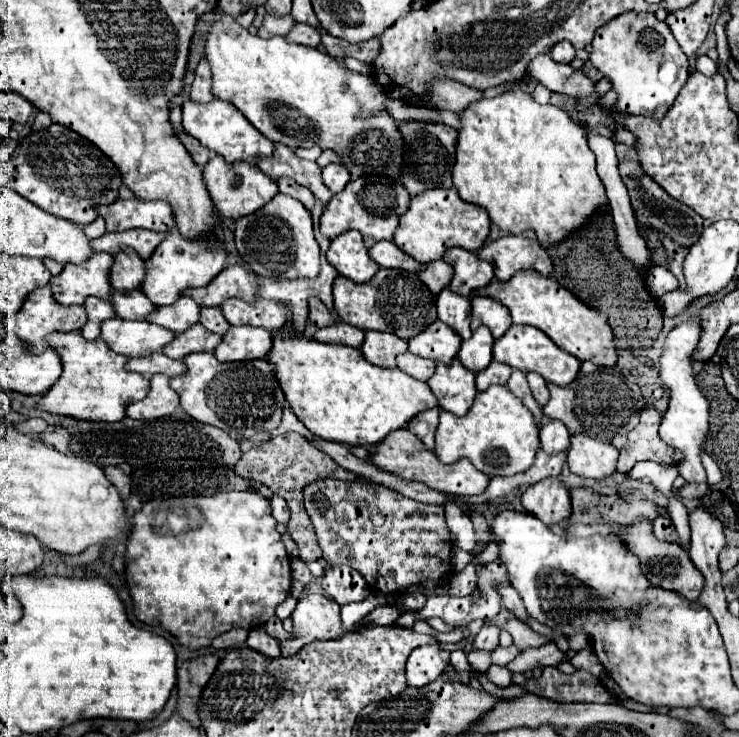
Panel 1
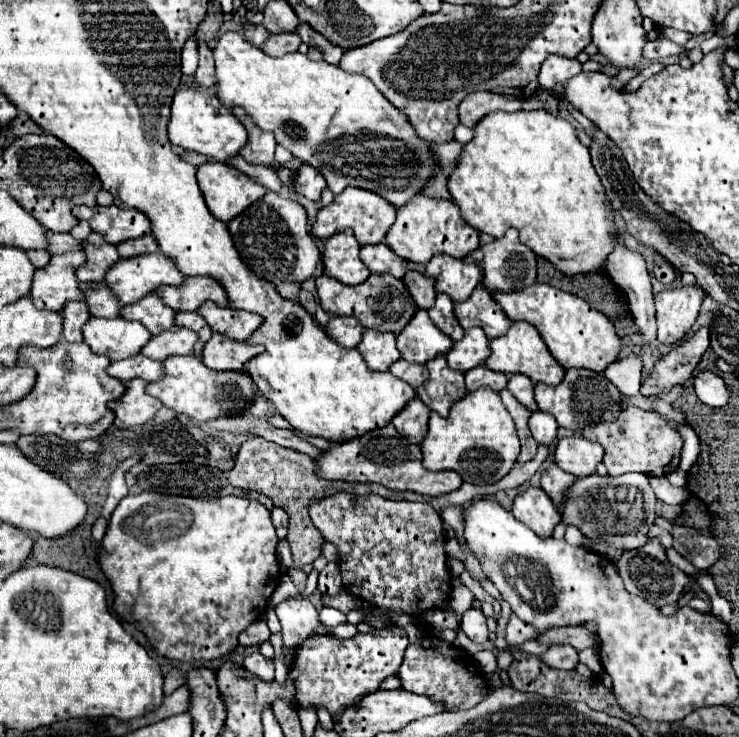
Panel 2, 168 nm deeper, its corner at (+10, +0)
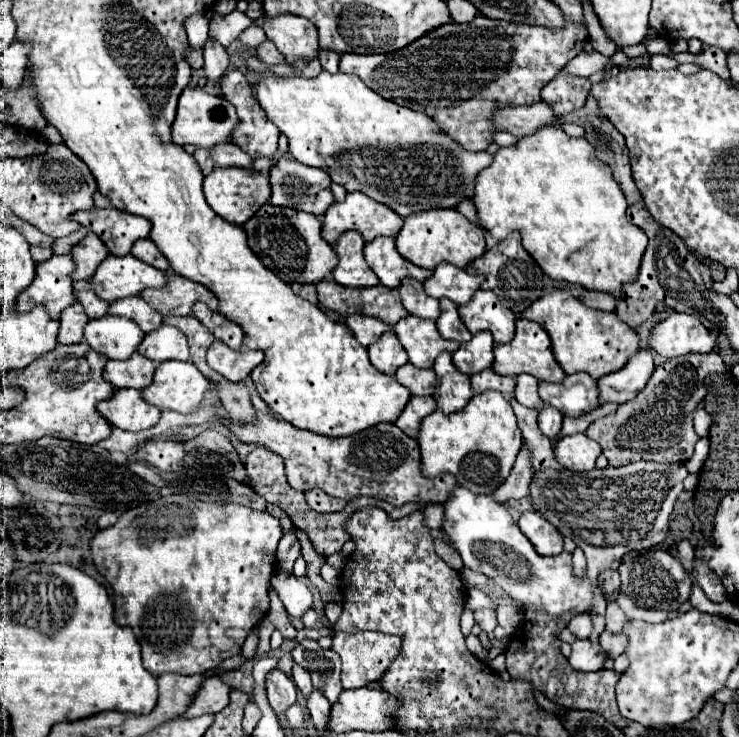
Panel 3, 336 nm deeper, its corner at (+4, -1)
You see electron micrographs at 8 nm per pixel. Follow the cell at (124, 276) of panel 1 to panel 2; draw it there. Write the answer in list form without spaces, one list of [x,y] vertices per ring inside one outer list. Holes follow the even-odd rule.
[[[91,233],[89,239],[83,243],[87,263],[77,269],[77,279],[79,281],[95,281],[101,283],[105,281],[107,271],[119,261],[117,247],[107,243],[101,235]]]

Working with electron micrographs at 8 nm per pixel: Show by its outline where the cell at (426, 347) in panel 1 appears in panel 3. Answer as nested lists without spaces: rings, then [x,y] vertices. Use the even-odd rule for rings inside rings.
[[[405,316],[393,326],[393,332],[409,354],[409,362],[419,368],[433,368],[441,352],[455,352],[459,348],[459,342],[439,336],[433,320],[421,320],[417,316]]]

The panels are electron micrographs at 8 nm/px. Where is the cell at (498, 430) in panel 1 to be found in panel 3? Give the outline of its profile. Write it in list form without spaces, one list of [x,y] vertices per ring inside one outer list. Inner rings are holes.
[[[493,390],[475,394],[461,412],[447,416],[441,410],[435,410],[433,414],[425,416],[417,442],[421,450],[423,476],[449,472],[455,476],[455,480],[459,480],[459,486],[487,496],[491,496],[497,486],[505,482],[523,444],[511,404],[501,392]]]

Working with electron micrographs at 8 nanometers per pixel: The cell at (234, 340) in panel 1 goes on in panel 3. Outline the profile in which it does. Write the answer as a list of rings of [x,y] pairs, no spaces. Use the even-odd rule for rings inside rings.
[[[215,340],[209,350],[207,350],[207,364],[223,374],[231,382],[241,382],[245,380],[255,366],[263,362],[263,352],[253,350],[253,352],[237,352],[227,348],[223,342]]]

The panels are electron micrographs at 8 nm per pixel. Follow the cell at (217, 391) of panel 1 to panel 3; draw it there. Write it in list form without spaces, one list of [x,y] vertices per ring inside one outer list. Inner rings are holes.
[[[163,362],[157,366],[153,382],[141,390],[143,400],[157,408],[191,414],[199,408],[203,394],[213,384],[193,366],[193,362]]]

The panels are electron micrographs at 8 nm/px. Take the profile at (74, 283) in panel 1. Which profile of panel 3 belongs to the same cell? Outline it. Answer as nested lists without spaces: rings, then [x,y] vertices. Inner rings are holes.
[[[51,256],[45,262],[37,264],[35,280],[17,296],[13,310],[29,312],[35,304],[43,304],[51,320],[59,320],[59,314],[75,304],[71,288],[71,272],[75,264],[71,256]]]

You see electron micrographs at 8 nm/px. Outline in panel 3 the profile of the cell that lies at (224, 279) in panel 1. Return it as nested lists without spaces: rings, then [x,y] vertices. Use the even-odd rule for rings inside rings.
[[[171,274],[167,284],[161,288],[143,290],[141,298],[147,300],[147,304],[151,304],[151,308],[159,314],[171,316],[189,316],[195,302],[205,302],[211,310],[217,310],[217,298],[211,290],[177,274]]]

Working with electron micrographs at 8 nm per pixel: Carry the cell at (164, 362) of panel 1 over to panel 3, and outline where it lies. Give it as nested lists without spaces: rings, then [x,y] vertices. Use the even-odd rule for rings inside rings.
[[[137,352],[131,354],[127,360],[109,360],[103,378],[113,386],[113,388],[137,388],[143,390],[153,382],[153,372],[155,372],[155,362],[139,356]]]

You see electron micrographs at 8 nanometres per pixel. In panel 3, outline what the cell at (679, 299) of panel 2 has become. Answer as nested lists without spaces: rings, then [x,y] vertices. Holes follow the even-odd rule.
[[[673,312],[651,330],[649,348],[665,358],[677,358],[691,352],[713,352],[717,346],[697,316]]]

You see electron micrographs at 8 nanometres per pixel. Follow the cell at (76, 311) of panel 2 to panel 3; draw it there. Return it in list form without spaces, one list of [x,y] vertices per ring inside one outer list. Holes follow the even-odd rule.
[[[77,302],[71,304],[69,308],[63,310],[63,316],[59,318],[59,334],[57,342],[59,344],[79,344],[83,342],[83,328],[89,322],[87,314],[83,312],[83,306]]]

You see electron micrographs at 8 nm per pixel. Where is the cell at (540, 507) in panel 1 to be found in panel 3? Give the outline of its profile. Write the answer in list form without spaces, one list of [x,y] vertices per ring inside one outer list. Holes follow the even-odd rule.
[[[525,512],[519,520],[519,528],[531,540],[533,548],[541,552],[541,556],[555,556],[563,552],[563,536],[537,512]]]

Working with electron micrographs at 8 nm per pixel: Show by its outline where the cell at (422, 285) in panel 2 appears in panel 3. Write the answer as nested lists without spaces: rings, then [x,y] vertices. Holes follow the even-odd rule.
[[[403,278],[399,284],[399,296],[409,314],[415,314],[419,318],[437,320],[439,318],[439,302],[425,294],[423,284],[413,278]]]

